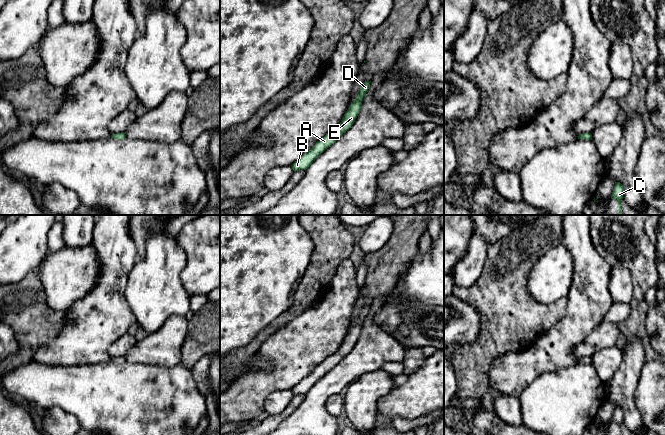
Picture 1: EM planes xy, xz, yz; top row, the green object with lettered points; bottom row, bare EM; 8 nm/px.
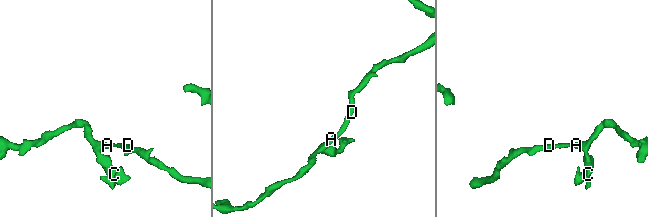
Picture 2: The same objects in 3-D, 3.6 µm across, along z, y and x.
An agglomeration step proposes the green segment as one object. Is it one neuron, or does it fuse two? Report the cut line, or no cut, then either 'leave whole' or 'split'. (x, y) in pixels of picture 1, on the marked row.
no cut | leave whole

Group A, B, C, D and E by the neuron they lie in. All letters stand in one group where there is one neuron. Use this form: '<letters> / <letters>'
A B C D E

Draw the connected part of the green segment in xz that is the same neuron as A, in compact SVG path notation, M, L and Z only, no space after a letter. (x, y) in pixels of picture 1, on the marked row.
M365 81L361 84L355 100L345 112L339 126L328 132L324 137L317 141L309 151L291 165L294 171L307 169L321 153L334 144L343 133L351 128L360 112L362 100L368 92L370 83L371 81Z

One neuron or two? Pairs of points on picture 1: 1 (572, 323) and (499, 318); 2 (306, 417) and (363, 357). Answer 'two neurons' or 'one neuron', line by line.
1: two neurons
2: one neuron

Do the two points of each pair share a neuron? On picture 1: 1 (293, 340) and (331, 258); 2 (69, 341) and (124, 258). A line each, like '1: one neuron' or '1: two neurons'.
1: two neurons
2: one neuron

